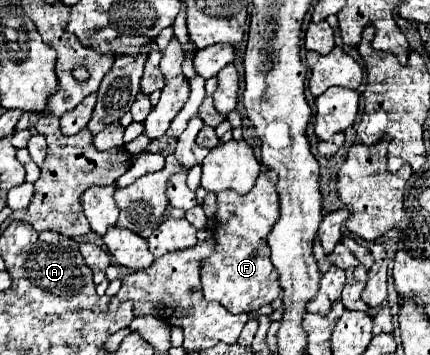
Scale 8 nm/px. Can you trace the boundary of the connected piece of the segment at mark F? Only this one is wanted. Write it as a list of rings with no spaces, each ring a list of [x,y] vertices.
[[[262,171],[256,179],[256,185],[250,193],[240,195],[236,191],[222,191],[218,197],[218,213],[216,213],[216,253],[210,255],[202,263],[202,289],[204,297],[208,301],[222,303],[230,313],[242,313],[242,311],[258,311],[262,305],[272,303],[280,295],[278,275],[270,263],[270,247],[266,243],[266,235],[274,227],[274,223],[280,217],[280,197],[276,191],[276,173],[274,171]]]

